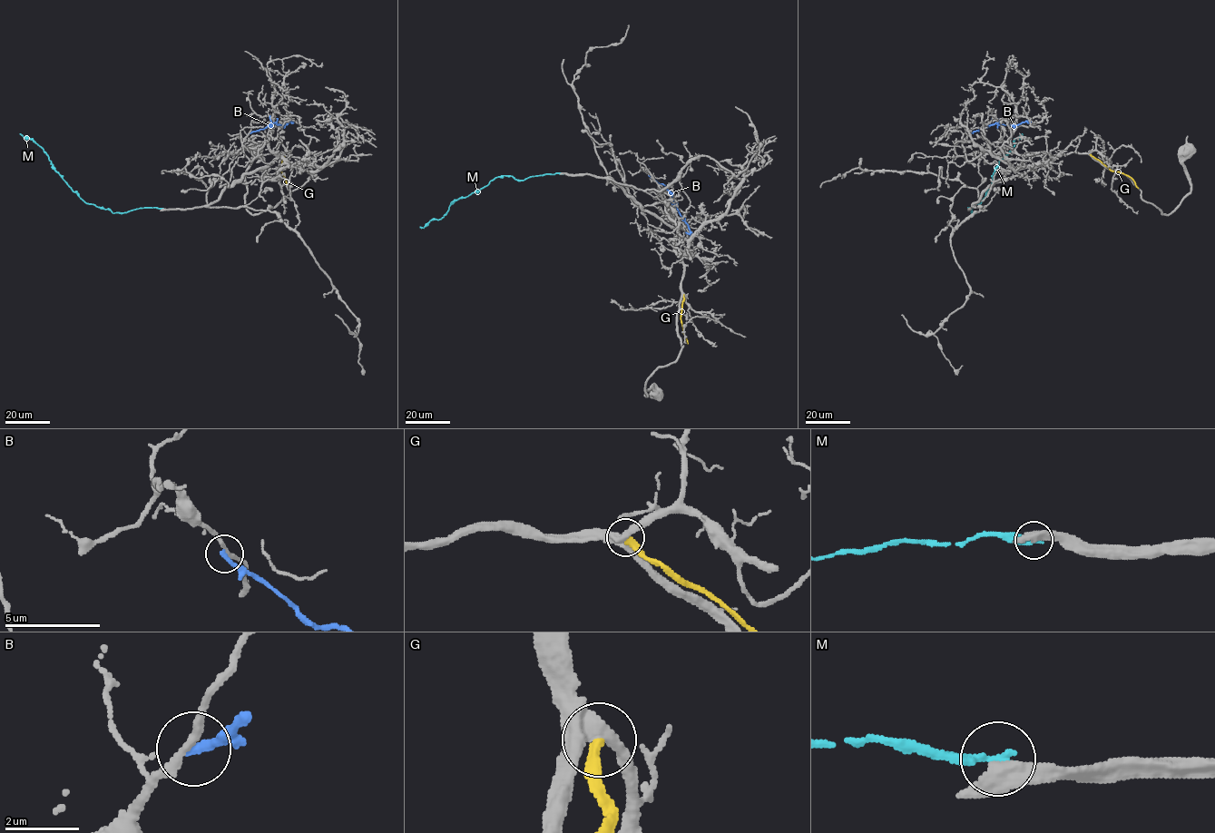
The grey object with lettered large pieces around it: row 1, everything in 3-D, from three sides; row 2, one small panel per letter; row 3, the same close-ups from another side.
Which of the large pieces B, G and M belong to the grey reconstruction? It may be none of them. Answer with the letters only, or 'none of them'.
none of them

